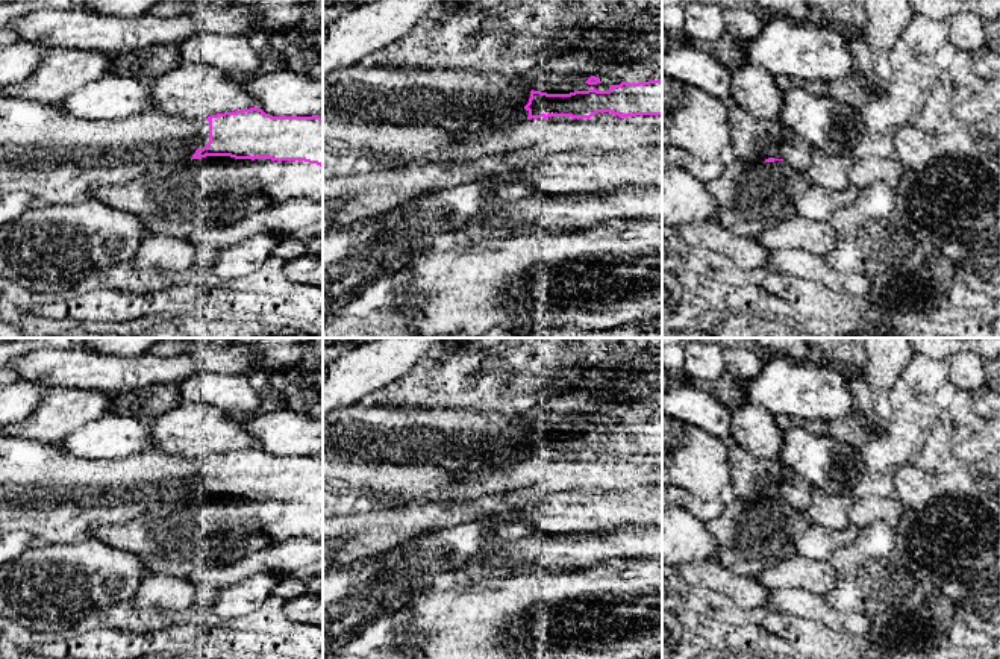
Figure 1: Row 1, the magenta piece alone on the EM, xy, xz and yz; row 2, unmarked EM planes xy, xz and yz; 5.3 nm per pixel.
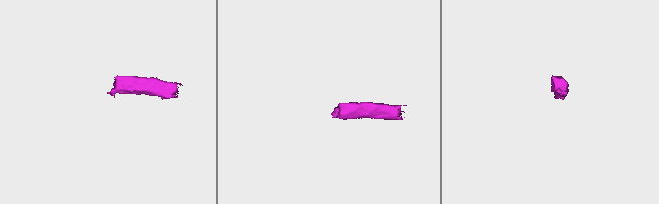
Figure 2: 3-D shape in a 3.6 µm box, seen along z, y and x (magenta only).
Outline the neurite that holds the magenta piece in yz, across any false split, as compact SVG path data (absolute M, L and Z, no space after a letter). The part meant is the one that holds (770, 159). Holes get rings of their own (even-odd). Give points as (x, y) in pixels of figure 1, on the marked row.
M738 105L729 108L732 148L736 159L774 162L782 159L783 127L779 121L750 115Z

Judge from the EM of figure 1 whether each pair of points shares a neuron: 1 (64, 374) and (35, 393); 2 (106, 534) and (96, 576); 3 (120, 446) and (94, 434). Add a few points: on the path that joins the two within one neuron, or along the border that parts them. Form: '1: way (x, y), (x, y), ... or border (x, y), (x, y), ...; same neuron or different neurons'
1: border (15, 379), (35, 382), (50, 390); different neurons
2: border (90, 535), (135, 556); different neurons
3: way (114, 440), (100, 438); same neuron

